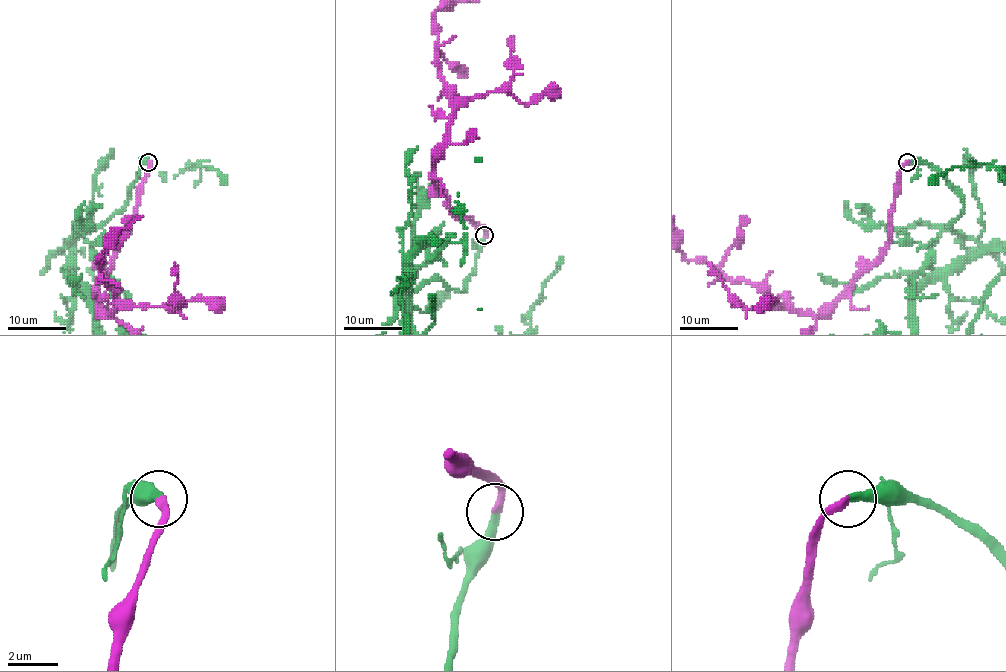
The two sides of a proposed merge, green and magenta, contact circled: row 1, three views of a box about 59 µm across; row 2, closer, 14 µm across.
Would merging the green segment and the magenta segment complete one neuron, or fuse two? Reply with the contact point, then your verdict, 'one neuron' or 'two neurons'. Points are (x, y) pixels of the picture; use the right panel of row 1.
(907, 162) | one neuron

